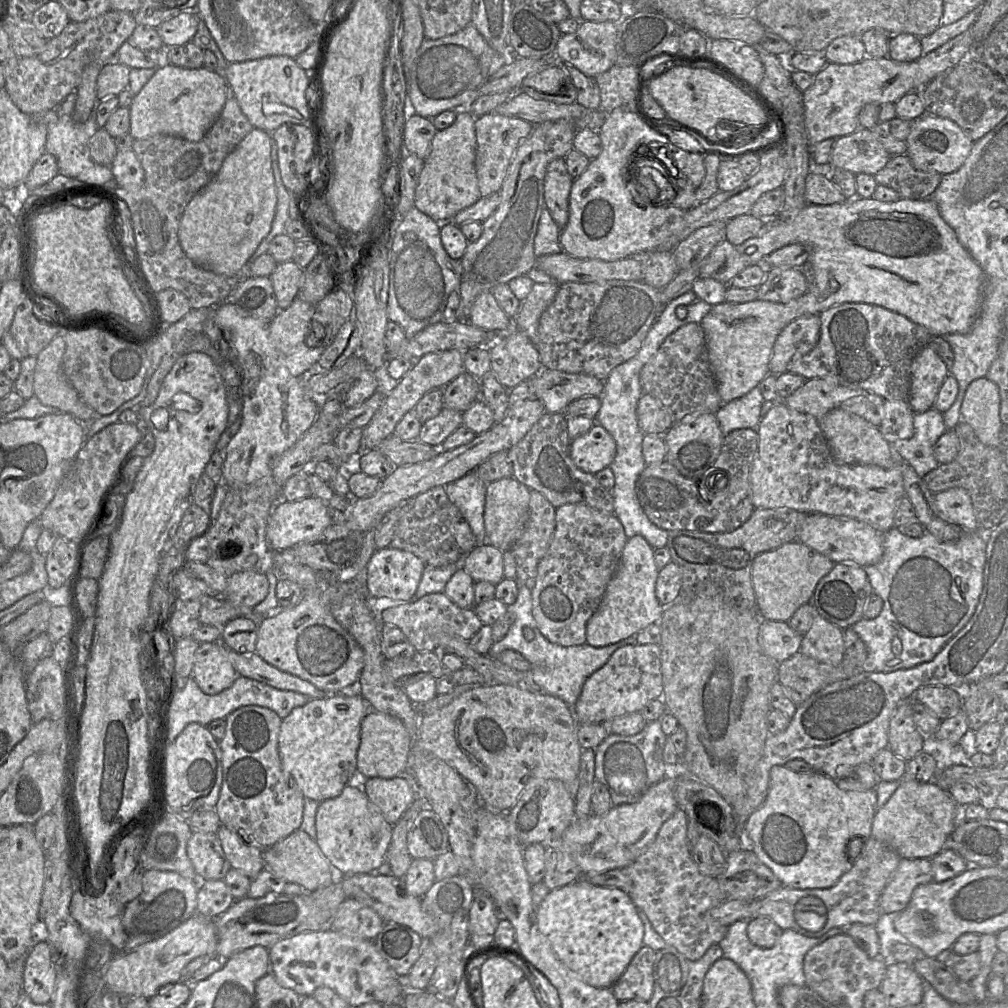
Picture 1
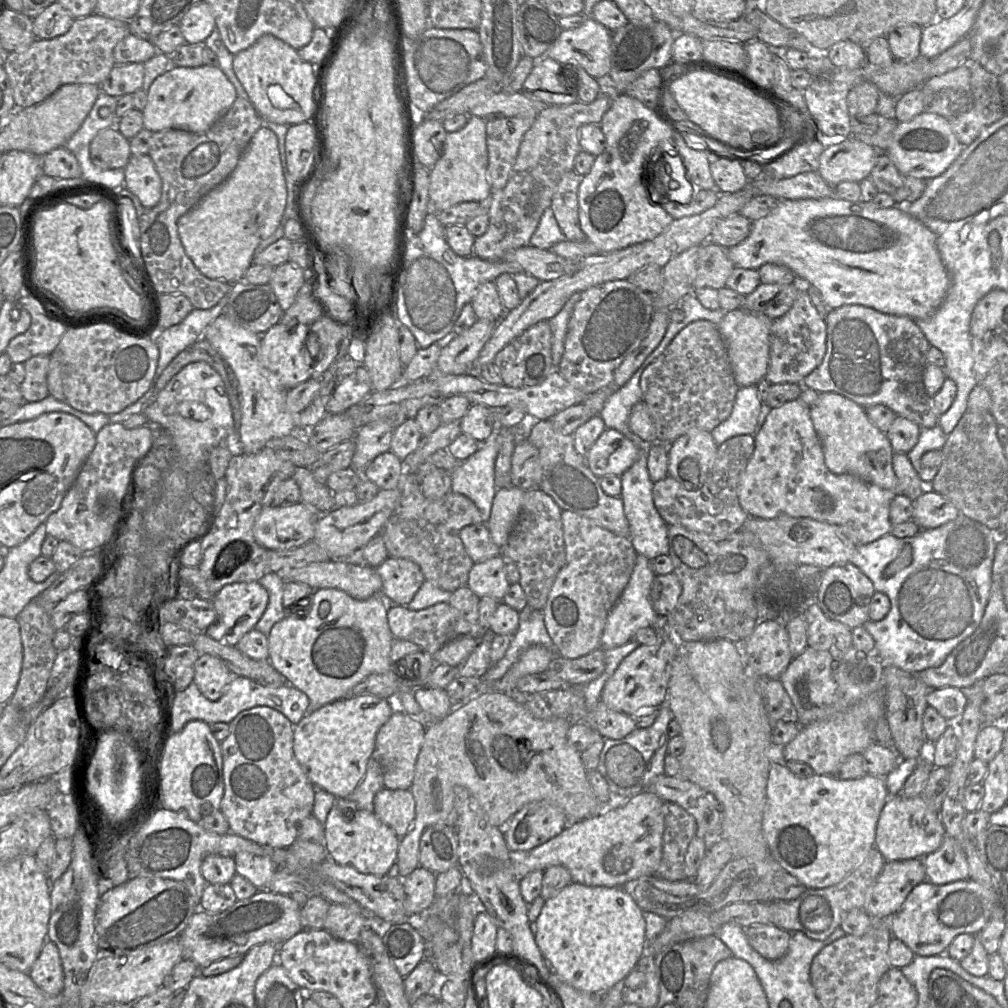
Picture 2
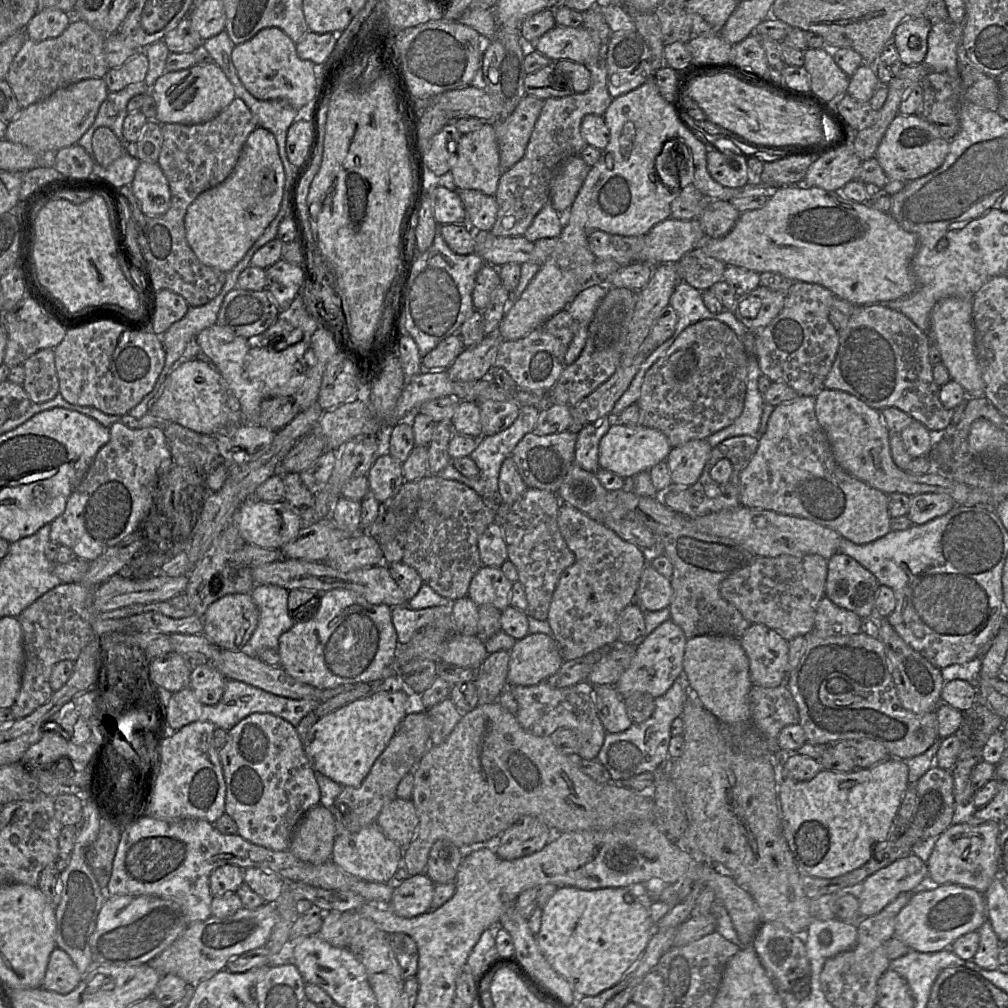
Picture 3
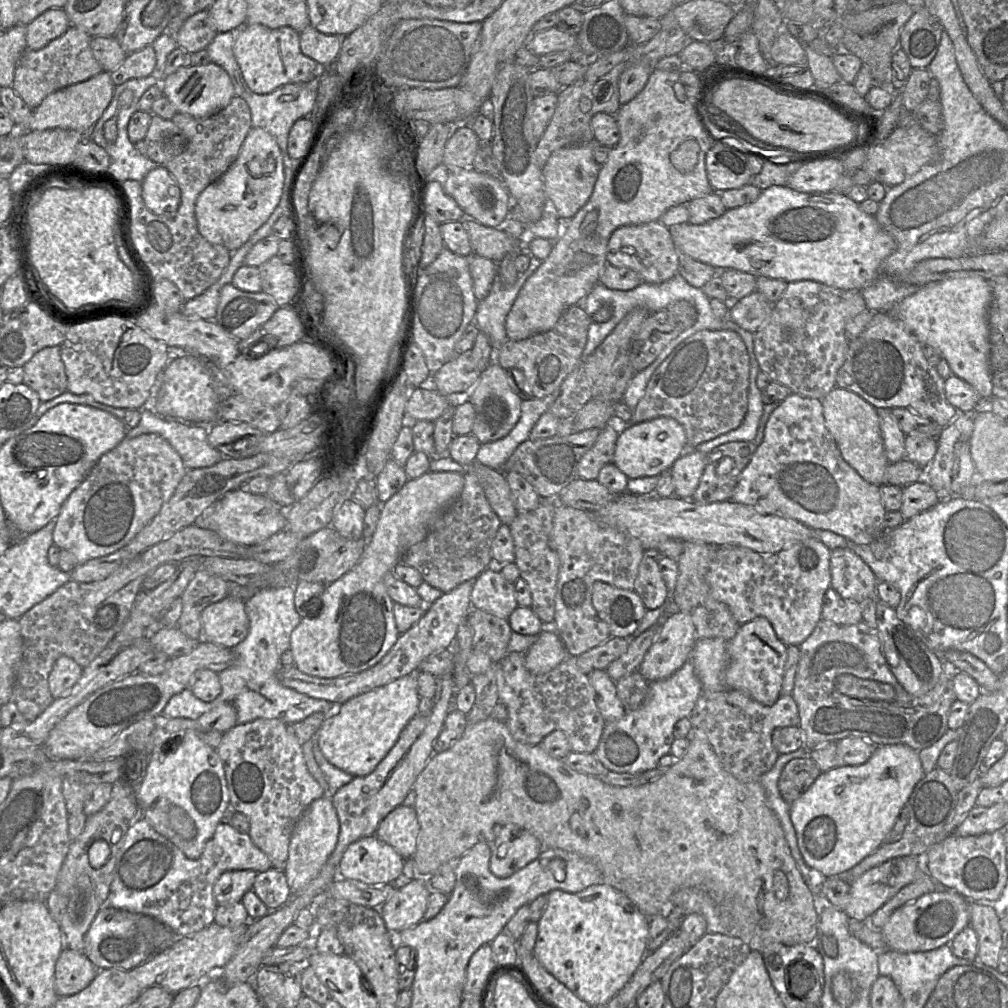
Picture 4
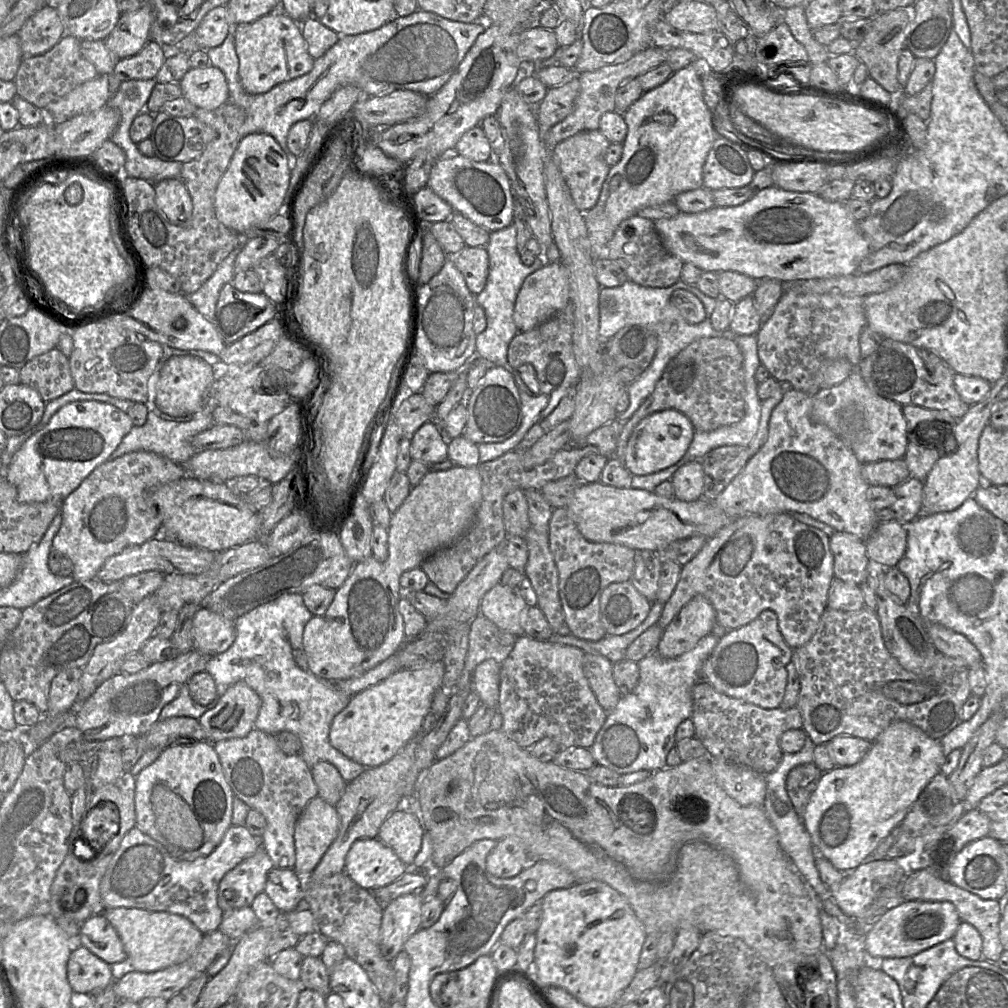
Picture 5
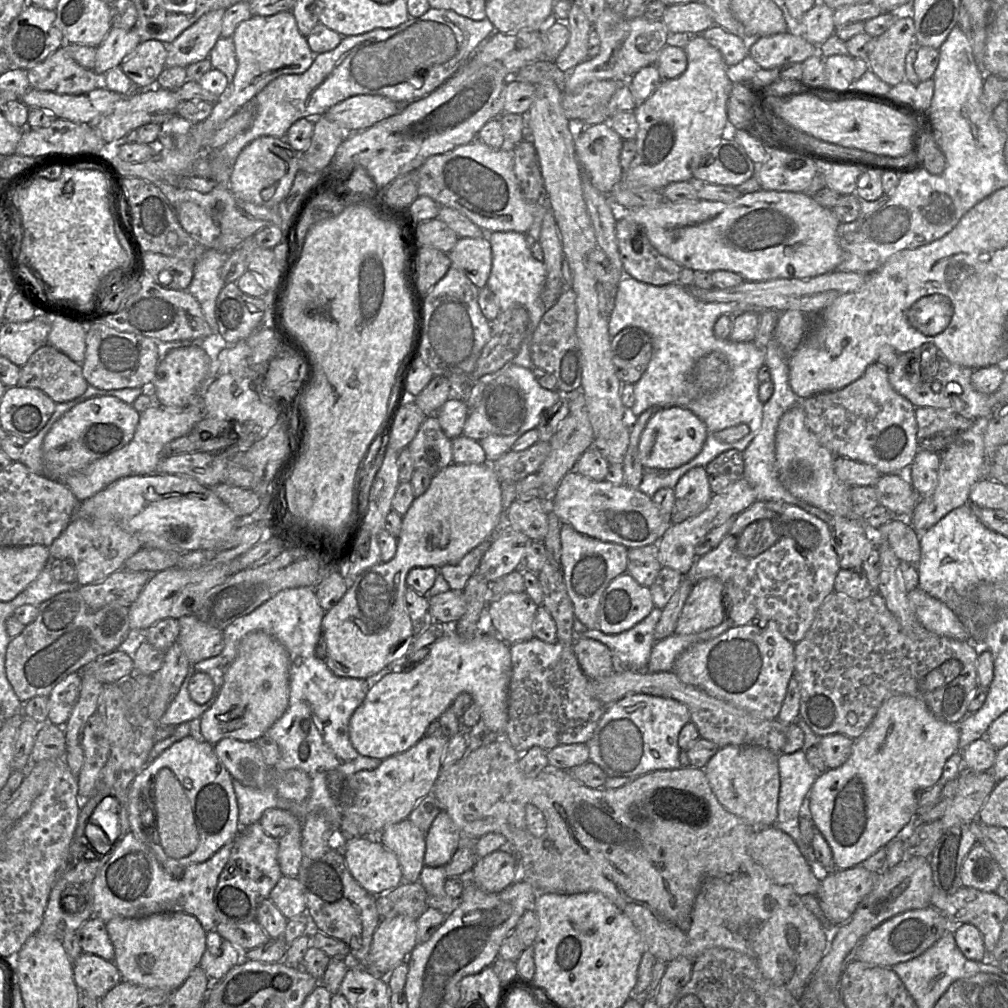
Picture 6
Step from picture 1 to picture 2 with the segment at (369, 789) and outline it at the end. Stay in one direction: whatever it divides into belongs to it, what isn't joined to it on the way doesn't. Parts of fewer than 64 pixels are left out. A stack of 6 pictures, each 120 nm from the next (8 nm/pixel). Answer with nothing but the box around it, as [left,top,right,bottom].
[374,787,415,838]

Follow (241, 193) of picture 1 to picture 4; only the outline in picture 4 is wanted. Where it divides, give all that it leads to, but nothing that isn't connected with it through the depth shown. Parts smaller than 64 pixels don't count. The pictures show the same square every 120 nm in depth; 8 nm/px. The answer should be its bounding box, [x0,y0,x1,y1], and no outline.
[195,128,285,252]

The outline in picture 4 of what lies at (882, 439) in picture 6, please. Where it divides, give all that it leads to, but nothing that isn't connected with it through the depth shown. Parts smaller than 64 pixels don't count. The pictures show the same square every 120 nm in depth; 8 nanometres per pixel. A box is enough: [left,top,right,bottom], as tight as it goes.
[876,409,906,463]

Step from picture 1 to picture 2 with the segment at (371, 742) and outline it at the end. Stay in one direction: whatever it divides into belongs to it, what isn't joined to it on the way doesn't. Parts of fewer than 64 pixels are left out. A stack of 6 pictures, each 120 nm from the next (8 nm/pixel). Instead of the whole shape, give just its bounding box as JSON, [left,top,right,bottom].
[372,709,426,790]

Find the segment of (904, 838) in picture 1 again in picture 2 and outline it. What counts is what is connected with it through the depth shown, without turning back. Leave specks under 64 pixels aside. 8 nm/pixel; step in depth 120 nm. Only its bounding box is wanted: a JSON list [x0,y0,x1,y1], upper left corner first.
[875,794,946,861]

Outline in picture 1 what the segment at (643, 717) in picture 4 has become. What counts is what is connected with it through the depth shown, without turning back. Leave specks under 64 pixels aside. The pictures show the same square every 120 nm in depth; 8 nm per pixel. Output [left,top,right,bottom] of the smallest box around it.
[595,719,670,806]

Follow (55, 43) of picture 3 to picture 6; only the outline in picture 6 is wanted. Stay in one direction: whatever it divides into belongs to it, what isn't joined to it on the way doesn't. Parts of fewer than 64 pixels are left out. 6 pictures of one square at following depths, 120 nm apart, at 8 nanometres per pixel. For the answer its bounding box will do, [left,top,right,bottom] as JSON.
[27,47,101,95]

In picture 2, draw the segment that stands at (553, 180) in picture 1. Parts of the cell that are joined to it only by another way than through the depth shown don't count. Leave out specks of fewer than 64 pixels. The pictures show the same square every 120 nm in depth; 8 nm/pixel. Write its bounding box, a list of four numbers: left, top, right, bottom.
[550,170,586,242]

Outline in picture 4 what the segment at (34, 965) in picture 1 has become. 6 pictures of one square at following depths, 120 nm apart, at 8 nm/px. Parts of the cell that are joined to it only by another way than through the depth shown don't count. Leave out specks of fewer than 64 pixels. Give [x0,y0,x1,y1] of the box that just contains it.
[55,947,99,997]

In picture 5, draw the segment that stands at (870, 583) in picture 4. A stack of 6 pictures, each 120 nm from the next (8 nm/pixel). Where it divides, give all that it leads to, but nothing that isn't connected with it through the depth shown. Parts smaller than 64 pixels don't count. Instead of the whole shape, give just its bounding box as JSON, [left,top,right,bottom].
[829,531,871,586]

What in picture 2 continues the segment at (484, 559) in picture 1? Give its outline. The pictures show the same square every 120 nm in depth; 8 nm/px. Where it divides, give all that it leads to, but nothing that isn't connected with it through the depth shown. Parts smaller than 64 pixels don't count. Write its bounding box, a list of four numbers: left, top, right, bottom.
[467,554,509,602]

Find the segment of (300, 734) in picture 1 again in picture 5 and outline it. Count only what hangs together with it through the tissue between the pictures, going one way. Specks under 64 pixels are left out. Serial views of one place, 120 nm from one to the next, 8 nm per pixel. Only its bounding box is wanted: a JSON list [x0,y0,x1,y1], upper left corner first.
[329,661,444,768]

